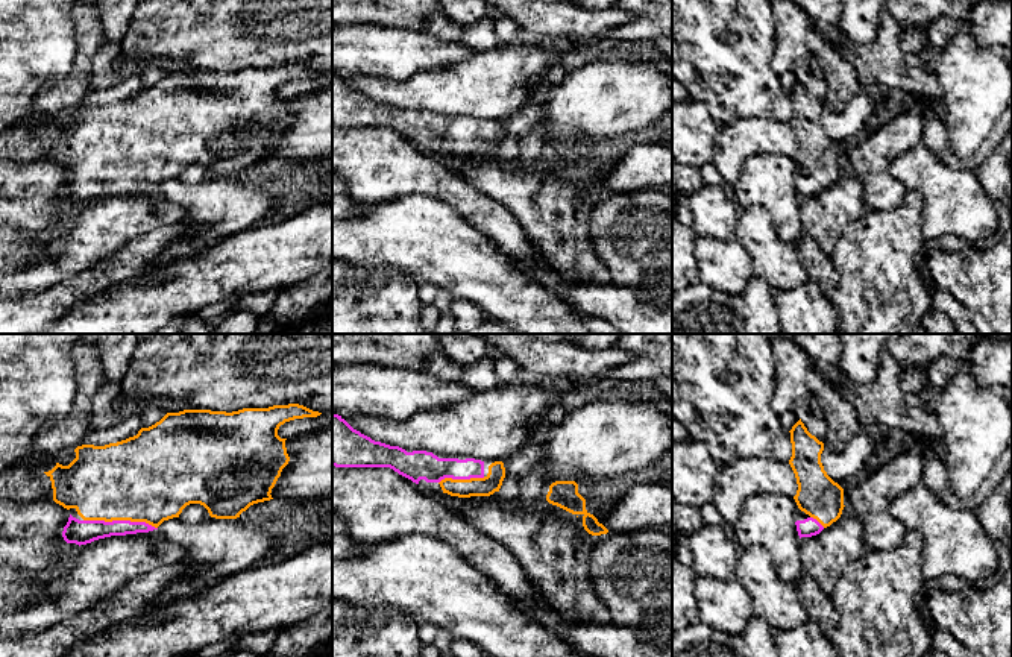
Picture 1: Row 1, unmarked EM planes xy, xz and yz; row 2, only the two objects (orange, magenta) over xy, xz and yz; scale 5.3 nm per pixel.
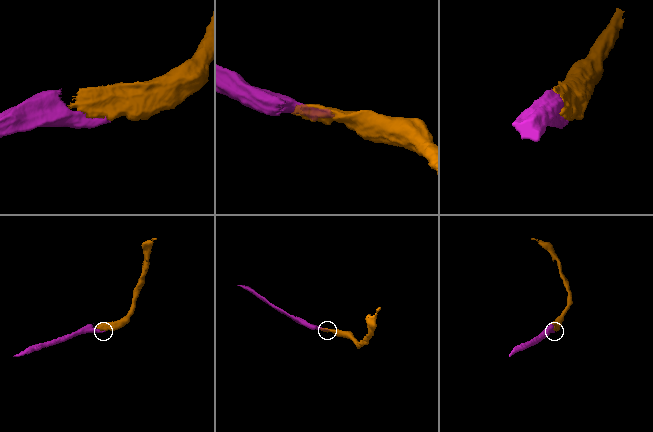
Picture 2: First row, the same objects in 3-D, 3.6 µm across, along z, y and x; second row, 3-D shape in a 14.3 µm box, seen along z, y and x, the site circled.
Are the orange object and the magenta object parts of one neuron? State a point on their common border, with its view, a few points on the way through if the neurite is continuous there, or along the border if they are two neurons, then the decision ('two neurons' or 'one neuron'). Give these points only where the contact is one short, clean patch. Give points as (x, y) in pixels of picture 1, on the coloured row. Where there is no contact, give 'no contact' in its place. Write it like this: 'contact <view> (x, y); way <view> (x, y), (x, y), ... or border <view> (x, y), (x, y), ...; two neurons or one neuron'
contact xy (120, 519); one neuron

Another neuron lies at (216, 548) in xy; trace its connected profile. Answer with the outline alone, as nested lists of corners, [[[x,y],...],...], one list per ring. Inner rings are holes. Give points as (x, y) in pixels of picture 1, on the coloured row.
[[[179,517],[164,520],[158,531],[171,543],[184,549],[181,563],[193,567],[181,581],[170,584],[162,596],[167,602],[202,595],[218,581],[262,563],[264,555],[273,545],[269,523],[241,522],[237,519],[208,517],[200,523],[187,523]]]

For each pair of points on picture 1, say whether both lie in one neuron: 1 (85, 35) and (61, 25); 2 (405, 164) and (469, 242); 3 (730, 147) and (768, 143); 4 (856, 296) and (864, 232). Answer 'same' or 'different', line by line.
1: different
2: different
3: same
4: same

